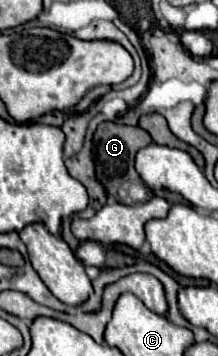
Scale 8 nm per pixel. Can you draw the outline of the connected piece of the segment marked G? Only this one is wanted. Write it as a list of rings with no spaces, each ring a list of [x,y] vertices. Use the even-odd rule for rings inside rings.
[[[101,122],[93,136],[93,162],[95,162],[95,176],[103,184],[107,198],[123,204],[137,204],[139,200],[151,198],[151,190],[141,182],[135,170],[135,154],[137,150],[149,146],[153,140],[151,136],[139,126],[123,126],[115,122]]]

